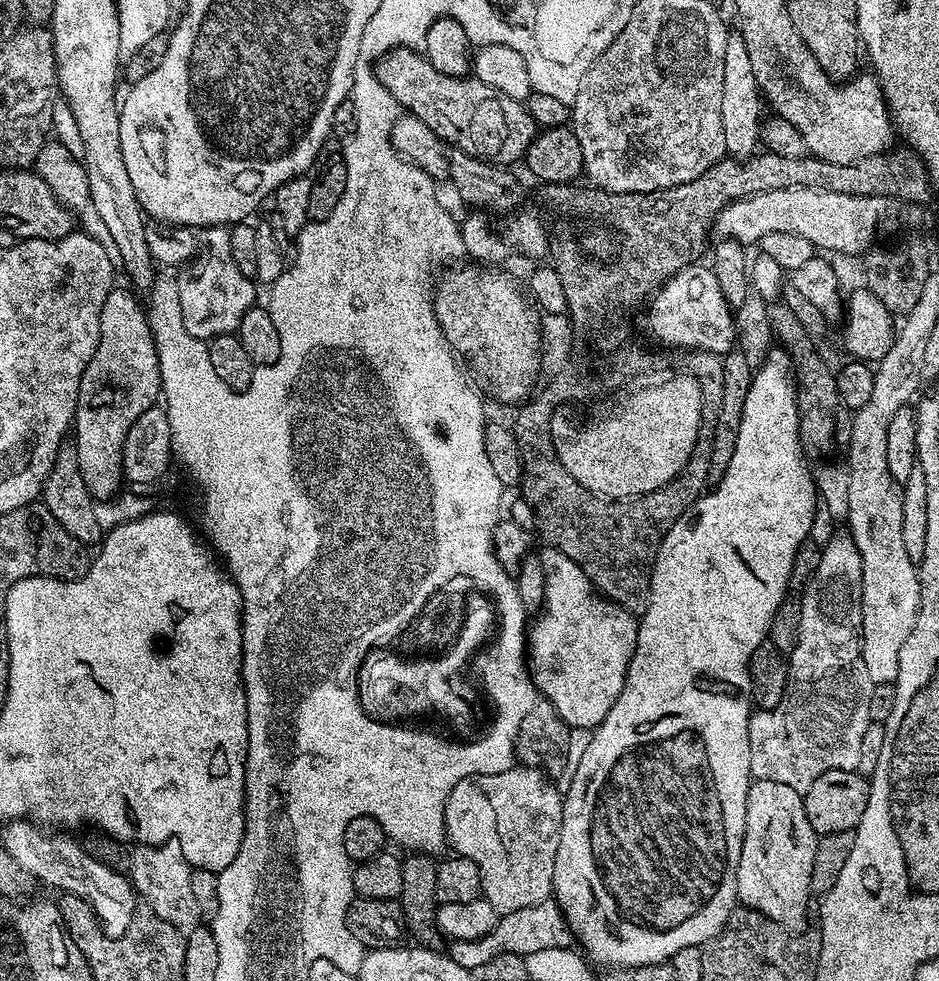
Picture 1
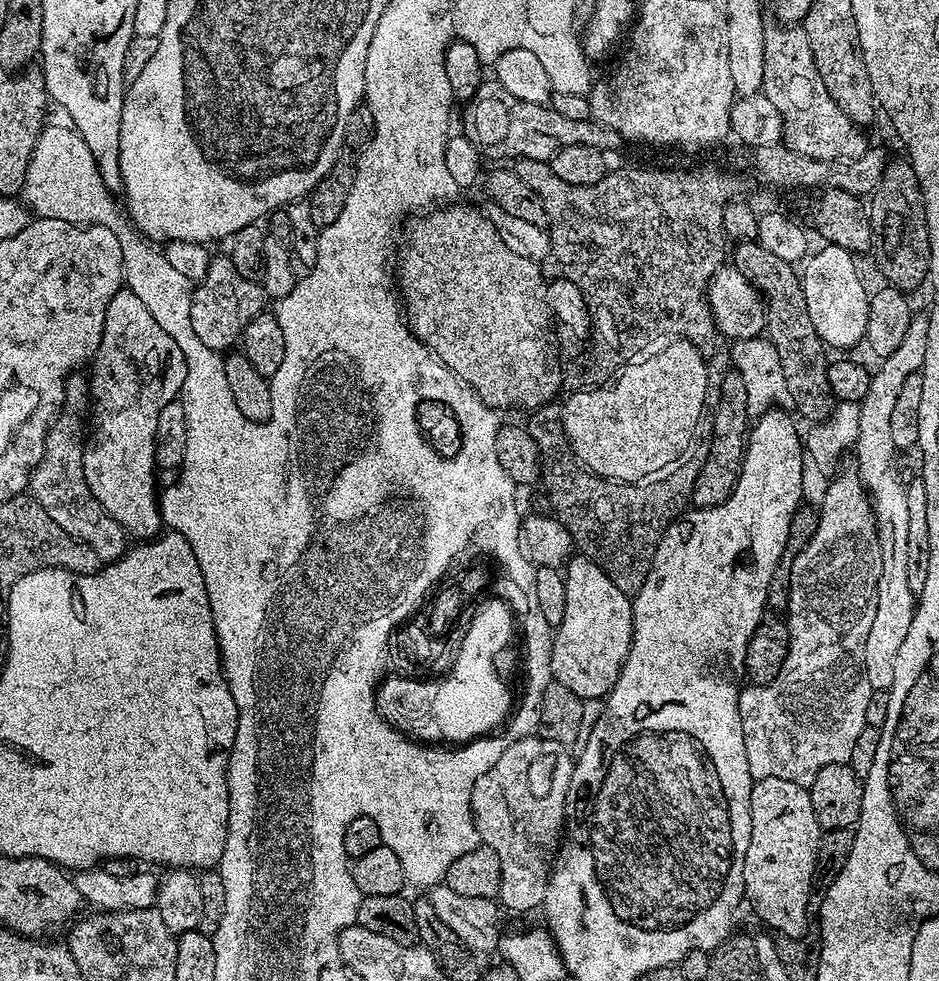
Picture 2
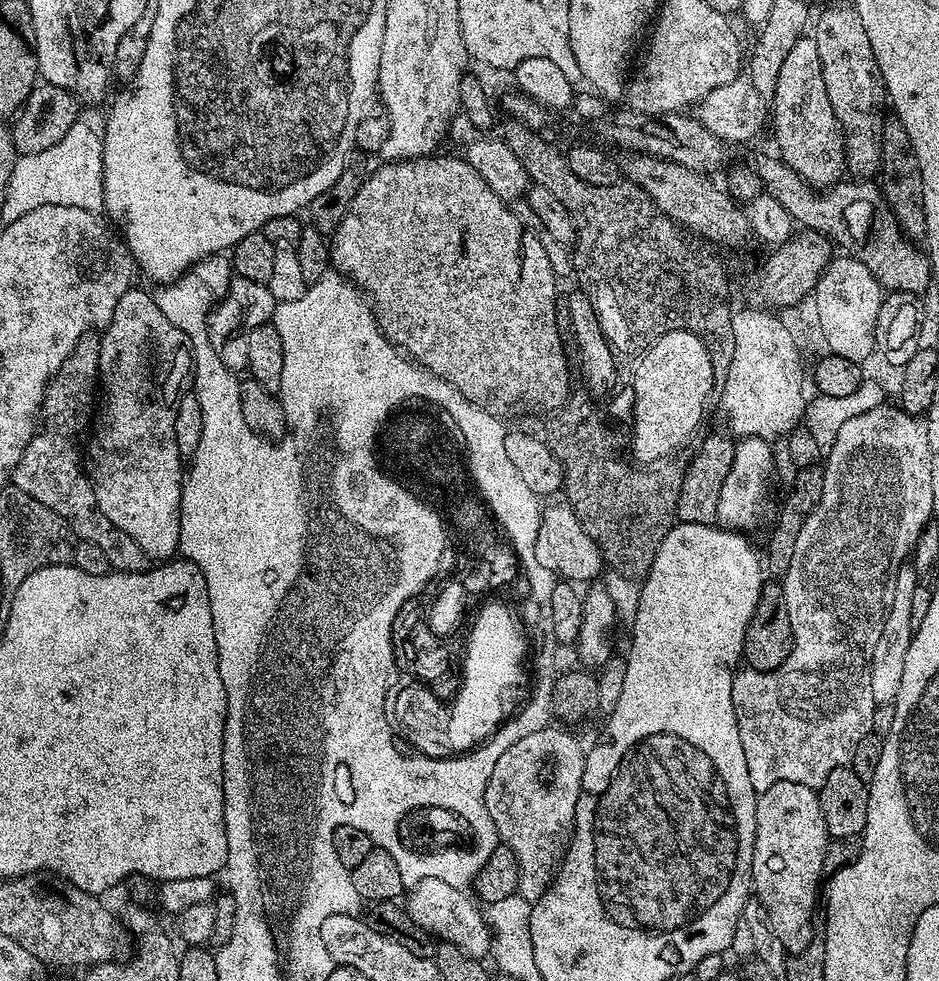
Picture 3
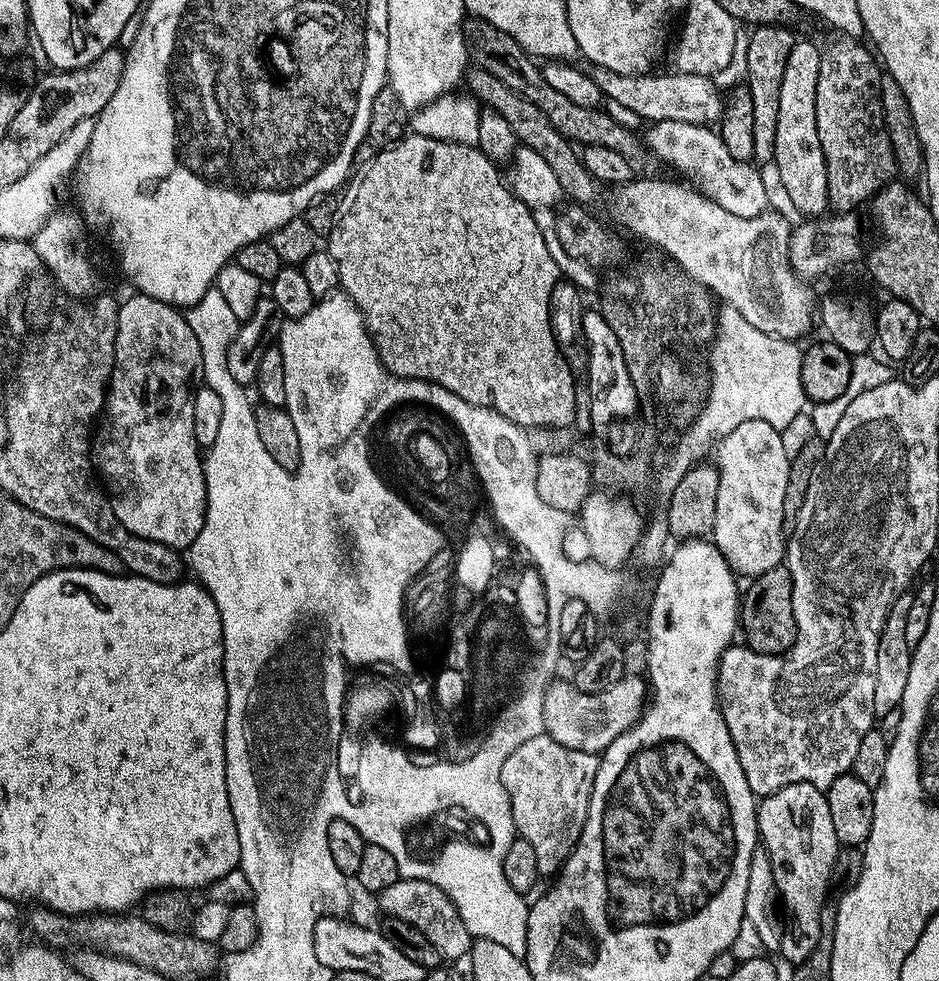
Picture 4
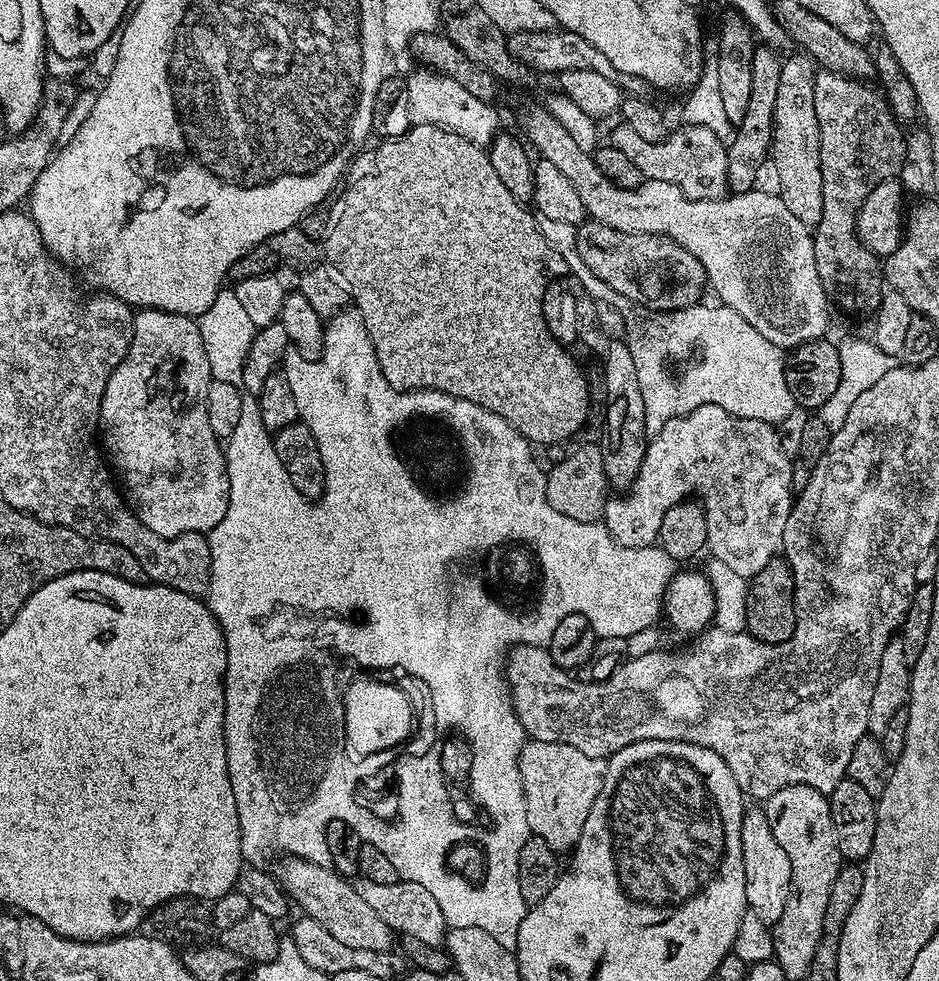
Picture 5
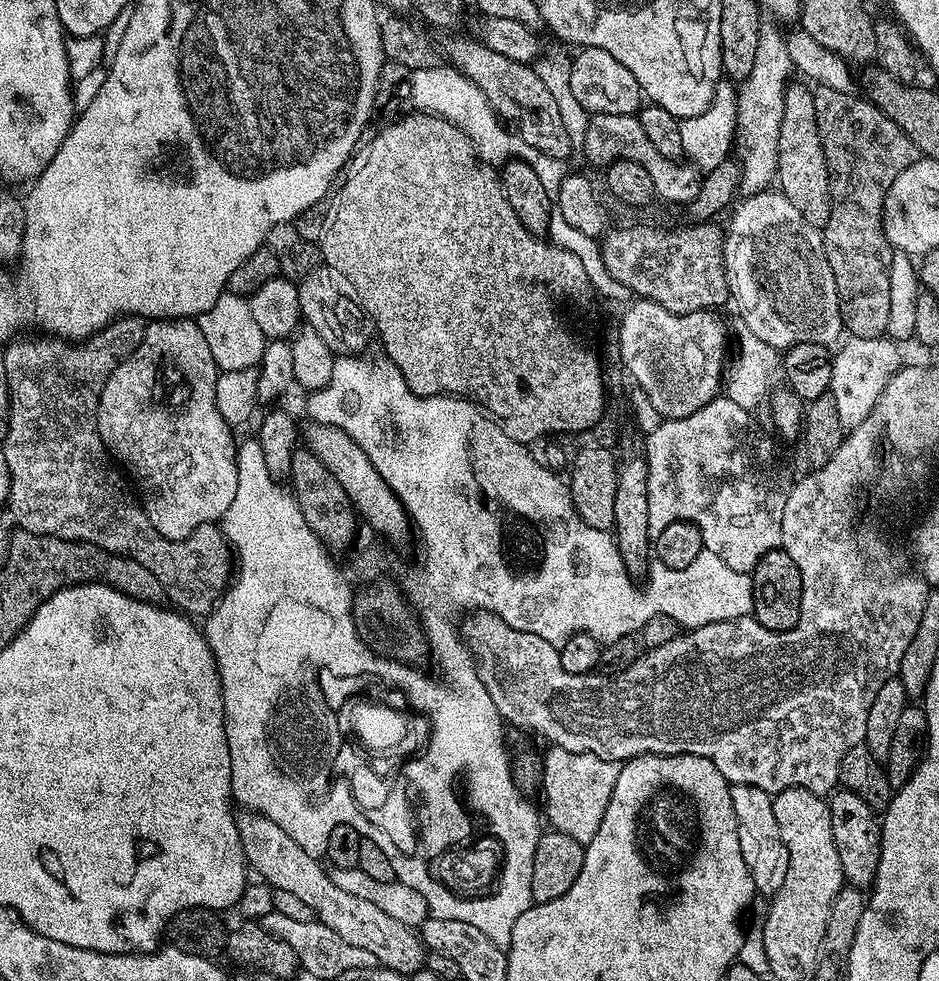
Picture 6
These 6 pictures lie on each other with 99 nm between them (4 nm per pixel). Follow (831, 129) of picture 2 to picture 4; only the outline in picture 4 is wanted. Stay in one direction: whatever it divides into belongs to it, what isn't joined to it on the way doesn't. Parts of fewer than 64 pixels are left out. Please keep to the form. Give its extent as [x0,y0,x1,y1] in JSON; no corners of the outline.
[774,39,829,217]

